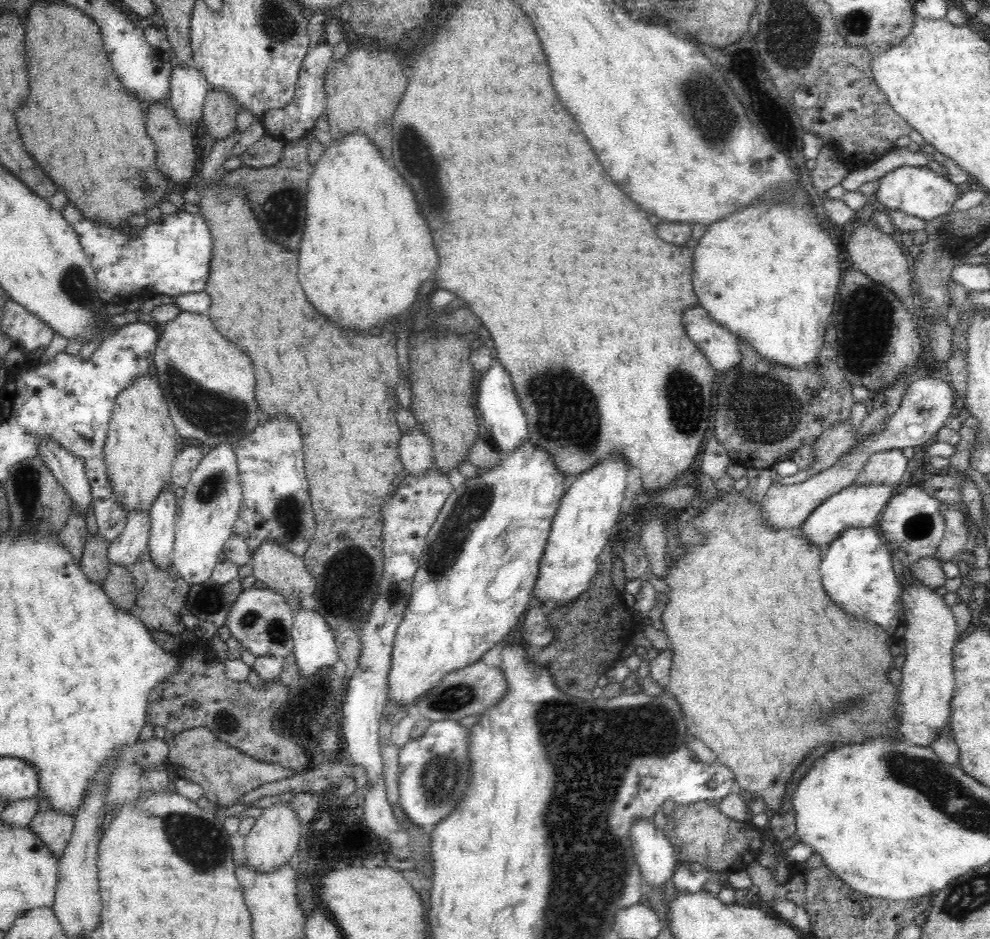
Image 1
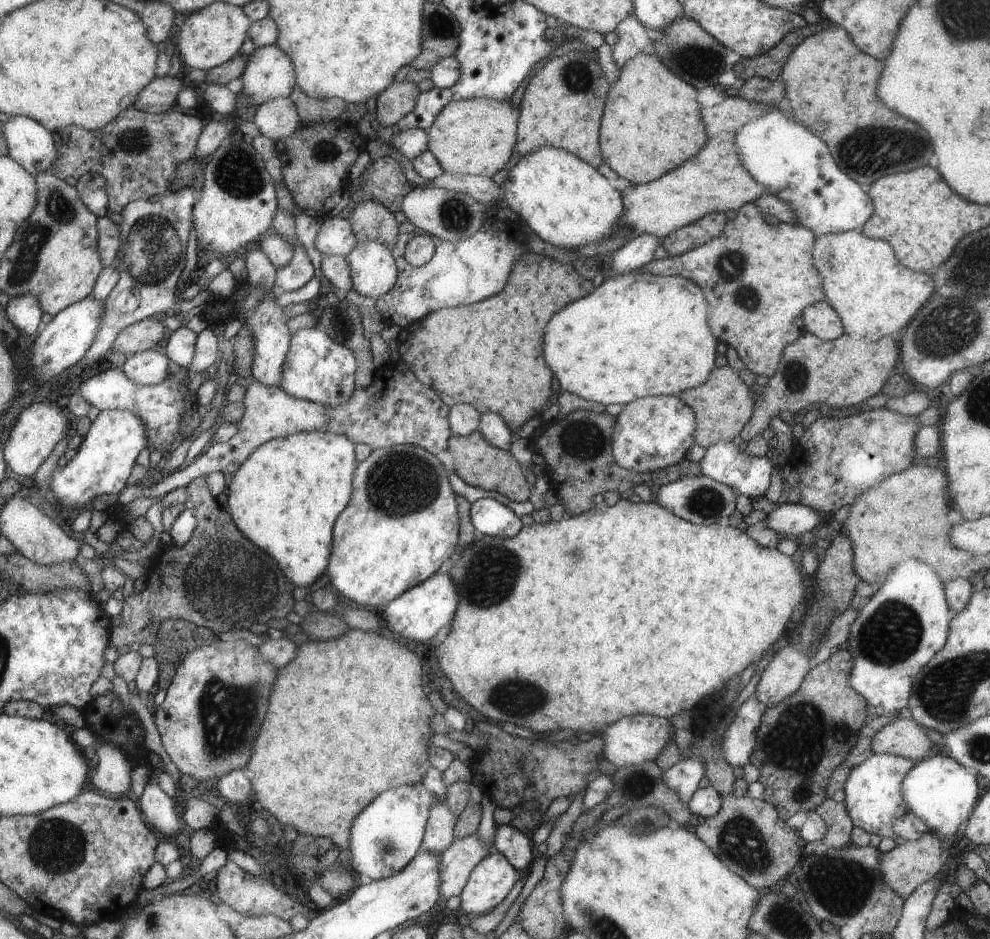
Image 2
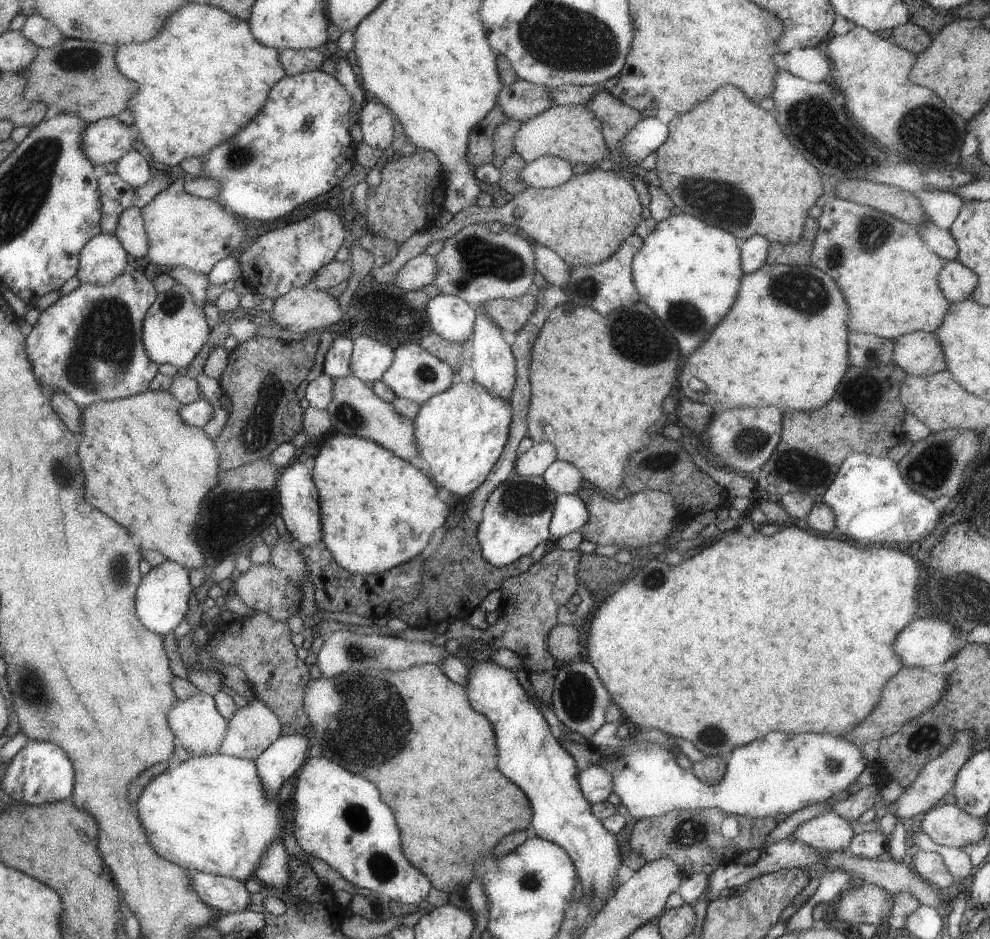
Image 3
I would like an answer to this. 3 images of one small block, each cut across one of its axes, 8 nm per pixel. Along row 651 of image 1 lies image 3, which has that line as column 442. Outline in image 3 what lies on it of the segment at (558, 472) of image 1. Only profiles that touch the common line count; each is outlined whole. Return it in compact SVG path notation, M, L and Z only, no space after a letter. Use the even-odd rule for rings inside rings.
M458 381L452 388L440 394L434 395L432 399L421 404L418 416L414 418L414 440L418 448L419 461L430 471L430 476L434 482L442 488L446 488L454 496L468 496L473 493L478 486L486 480L494 464L500 458L508 435L510 434L510 424L512 424L512 404L510 400L502 400L488 392L482 384L476 381Z

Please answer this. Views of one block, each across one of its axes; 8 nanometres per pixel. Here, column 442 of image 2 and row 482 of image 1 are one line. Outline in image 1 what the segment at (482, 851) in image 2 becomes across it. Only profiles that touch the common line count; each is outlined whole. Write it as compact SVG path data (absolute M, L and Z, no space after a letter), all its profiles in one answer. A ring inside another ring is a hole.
M894 448L892 450L885 450L875 452L874 455L868 457L867 463L859 470L853 484L886 484L900 486L900 482L907 469L908 458L902 454L902 449Z

